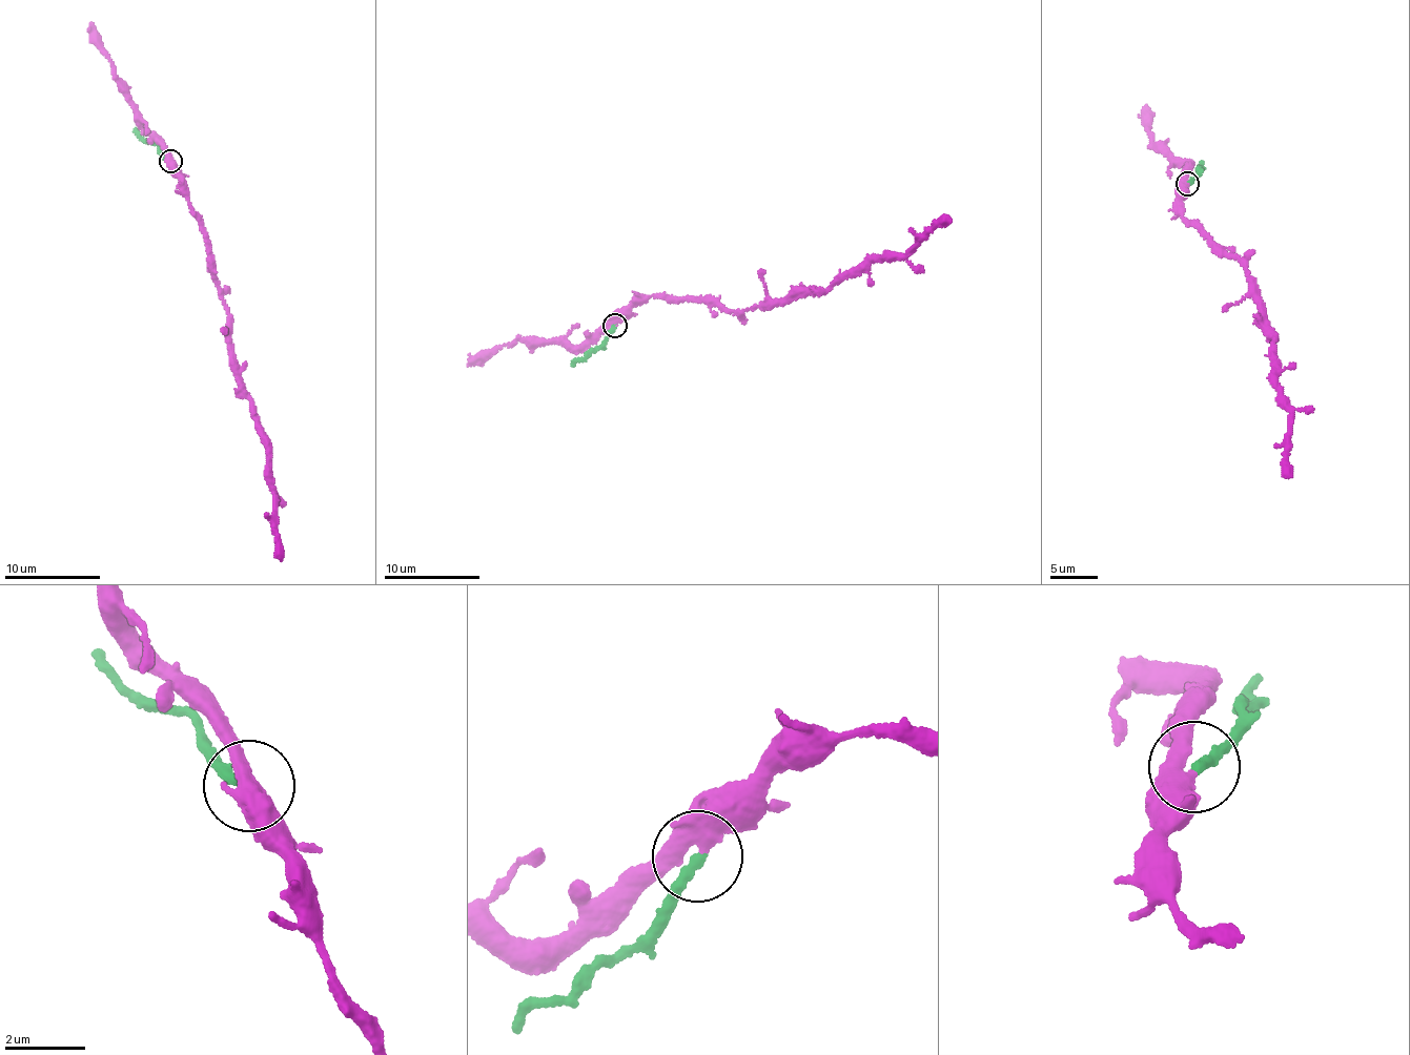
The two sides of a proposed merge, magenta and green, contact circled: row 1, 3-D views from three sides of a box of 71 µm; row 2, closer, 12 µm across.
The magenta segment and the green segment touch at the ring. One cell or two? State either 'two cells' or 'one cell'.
two cells

